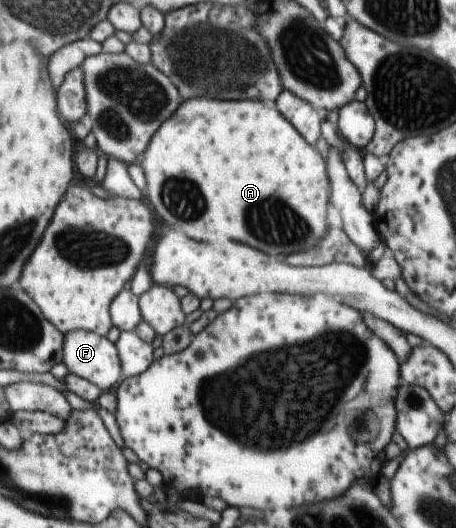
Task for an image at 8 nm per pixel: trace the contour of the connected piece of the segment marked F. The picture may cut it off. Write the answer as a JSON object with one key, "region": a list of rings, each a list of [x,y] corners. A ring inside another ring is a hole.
{"region":[[[97,332],[66,334],[63,363],[69,372],[87,378],[103,391],[116,389],[123,380],[122,359],[116,342]]]}

